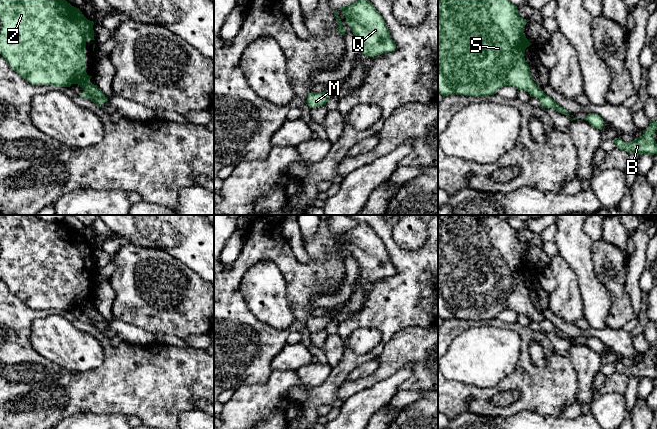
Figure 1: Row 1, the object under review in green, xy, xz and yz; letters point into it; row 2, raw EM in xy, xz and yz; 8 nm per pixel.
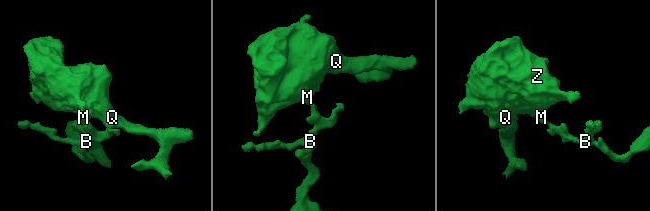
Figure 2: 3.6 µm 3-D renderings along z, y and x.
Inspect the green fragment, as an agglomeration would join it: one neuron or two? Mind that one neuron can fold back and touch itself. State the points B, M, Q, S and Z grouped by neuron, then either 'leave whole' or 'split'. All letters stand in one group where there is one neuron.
B M / Q S Z | split

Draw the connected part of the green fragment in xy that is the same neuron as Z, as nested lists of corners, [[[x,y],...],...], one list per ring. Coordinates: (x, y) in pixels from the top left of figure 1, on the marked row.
[[[0,0],[0,54],[5,58],[8,65],[18,73],[22,78],[34,85],[52,85],[54,87],[70,87],[72,84],[78,84],[84,91],[97,97],[105,97],[103,92],[90,82],[92,76],[86,72],[86,42],[94,39],[94,22],[88,20],[79,8],[72,6],[66,0]]]

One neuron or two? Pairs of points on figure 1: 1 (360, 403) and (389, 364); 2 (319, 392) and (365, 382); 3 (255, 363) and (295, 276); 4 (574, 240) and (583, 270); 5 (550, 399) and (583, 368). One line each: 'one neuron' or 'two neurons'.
1: two neurons
2: two neurons
3: one neuron
4: one neuron
5: two neurons

